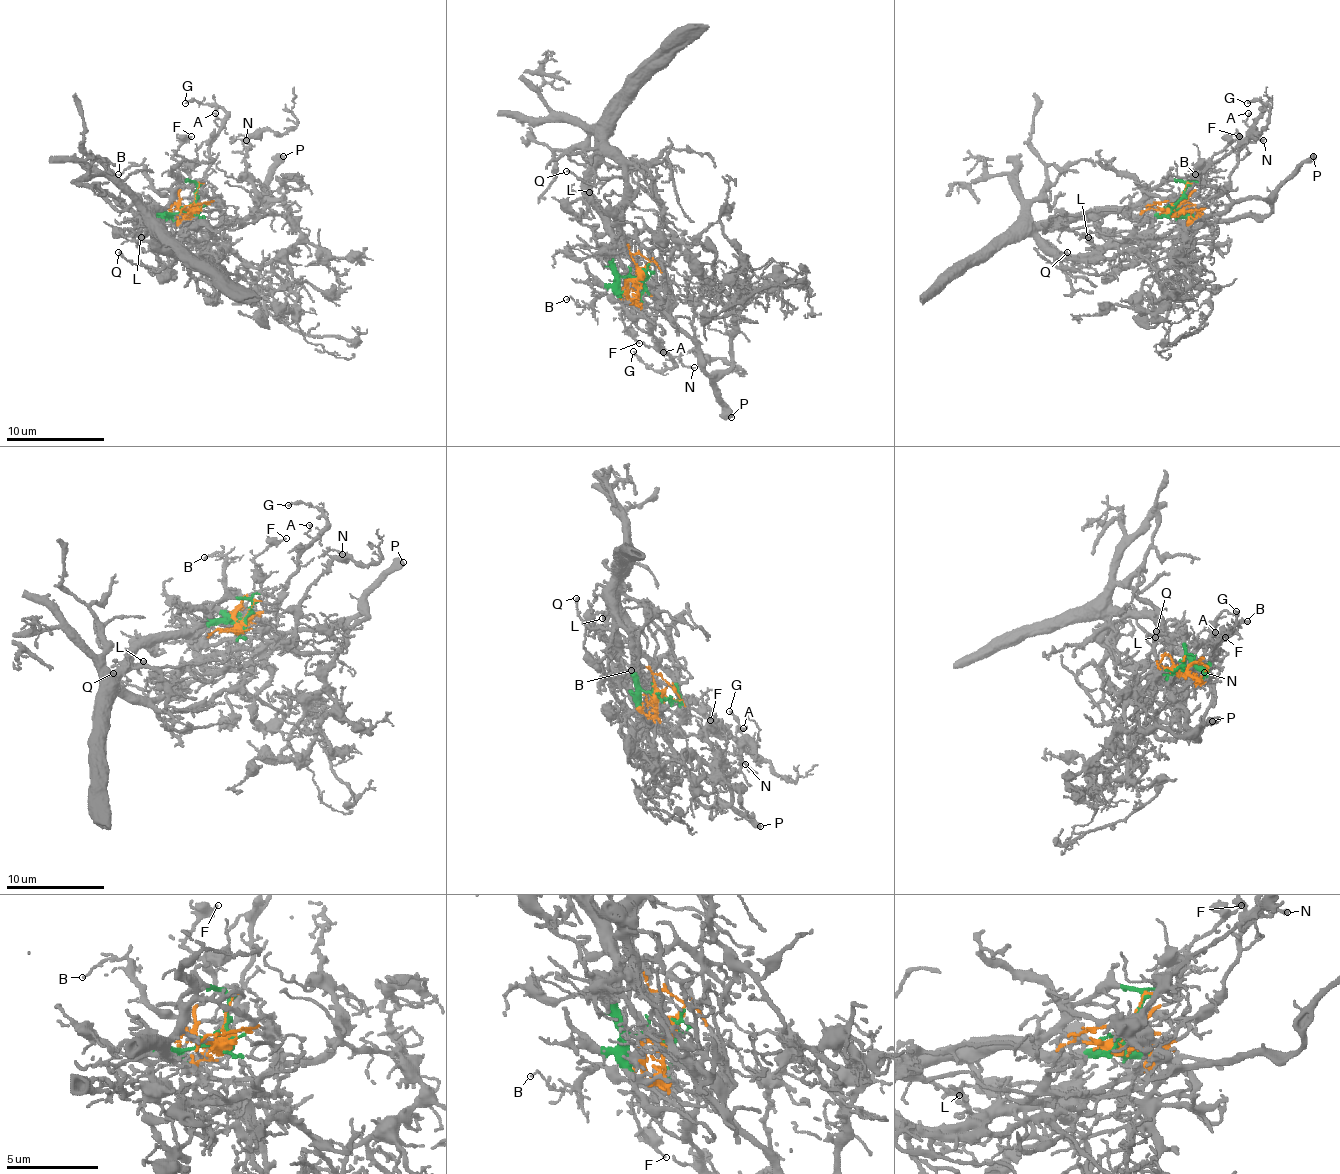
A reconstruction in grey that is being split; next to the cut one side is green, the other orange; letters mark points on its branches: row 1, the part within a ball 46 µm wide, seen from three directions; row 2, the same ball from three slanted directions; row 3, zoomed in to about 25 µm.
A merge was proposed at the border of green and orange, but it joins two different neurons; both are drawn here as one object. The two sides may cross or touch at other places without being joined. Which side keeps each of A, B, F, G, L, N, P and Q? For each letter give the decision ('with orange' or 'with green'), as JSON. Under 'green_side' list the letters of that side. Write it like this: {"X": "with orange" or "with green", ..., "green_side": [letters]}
{"A": "with orange", "B": "with orange", "F": "with orange", "G": "with orange", "L": "with green", "N": "with orange", "P": "with orange", "Q": "with green", "green_side": ["L", "Q"]}

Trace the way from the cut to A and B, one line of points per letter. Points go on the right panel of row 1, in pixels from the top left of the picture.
A: (1172, 205), (1175, 212), (1200, 210), (1224, 187), (1237, 163), (1239, 143), (1249, 128), (1249, 113)
B: (1172, 205), (1177, 210), (1185, 202), (1200, 202), (1200, 197), (1190, 187), (1195, 175)

